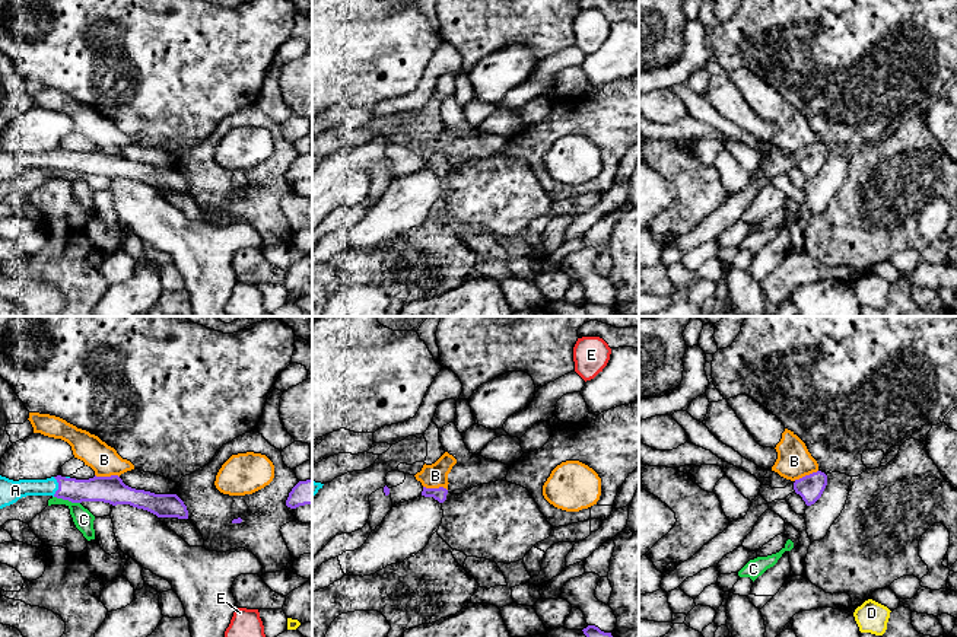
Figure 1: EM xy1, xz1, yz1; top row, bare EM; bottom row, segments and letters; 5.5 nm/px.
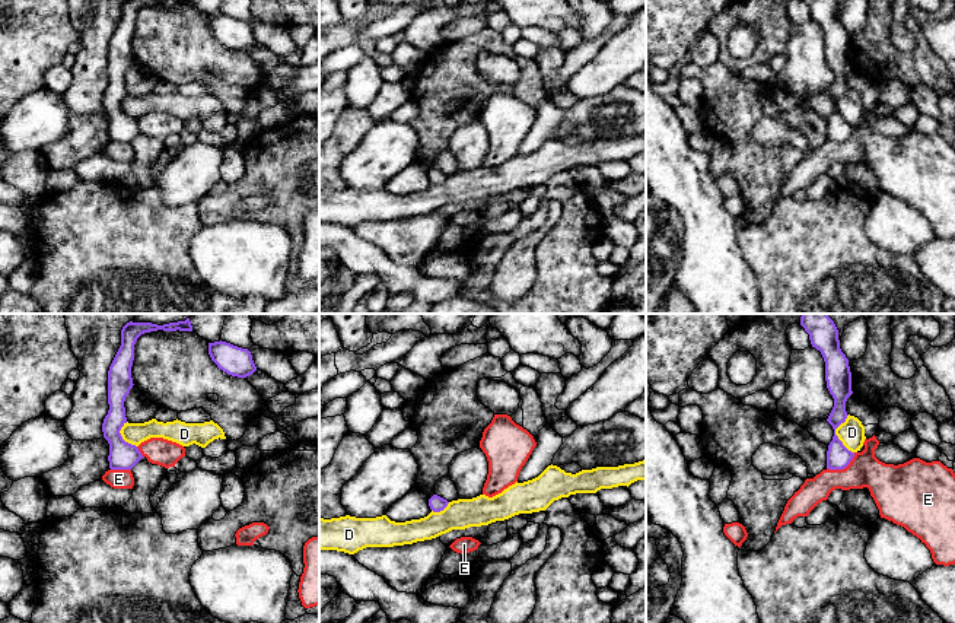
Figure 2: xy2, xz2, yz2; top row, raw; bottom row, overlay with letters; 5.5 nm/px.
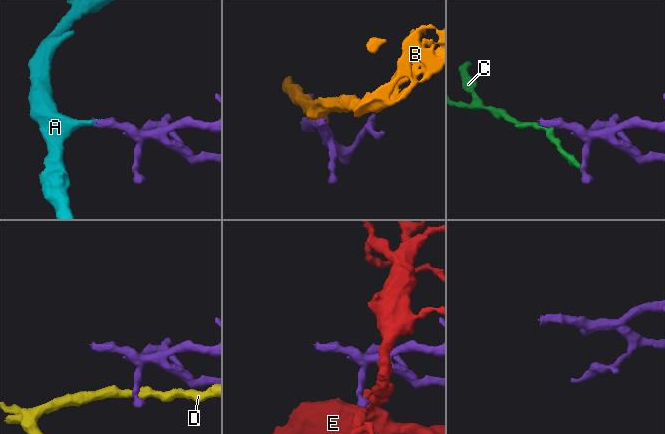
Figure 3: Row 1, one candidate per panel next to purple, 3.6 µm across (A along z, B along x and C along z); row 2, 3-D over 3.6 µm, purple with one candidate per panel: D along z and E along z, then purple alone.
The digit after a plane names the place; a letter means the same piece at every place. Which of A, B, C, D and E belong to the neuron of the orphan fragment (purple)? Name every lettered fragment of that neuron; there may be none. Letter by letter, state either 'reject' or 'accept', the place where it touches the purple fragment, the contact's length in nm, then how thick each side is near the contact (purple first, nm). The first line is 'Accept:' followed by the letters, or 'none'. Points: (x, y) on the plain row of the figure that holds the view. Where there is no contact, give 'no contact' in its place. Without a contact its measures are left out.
Accept: A
A: accept | xy1 (59, 161) | 110 nm | 140/110 nm
B: reject | xy1 (107, 150) | 140 nm | 150/160 nm
C: reject | xy1 (67, 172) | 150 nm | 150/110 nm
D: reject | yz2 (836, 108) | 220 nm | 140/140 nm
E: reject | yz2 (843, 140) | 180 nm | 140/200 nm

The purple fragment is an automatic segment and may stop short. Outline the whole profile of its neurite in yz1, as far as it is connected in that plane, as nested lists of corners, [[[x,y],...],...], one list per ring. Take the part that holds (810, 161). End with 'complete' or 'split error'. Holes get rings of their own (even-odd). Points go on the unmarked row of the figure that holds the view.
[[[821,144],[795,153],[794,163],[802,171],[807,179],[814,178],[827,159],[827,149]]]; complete

